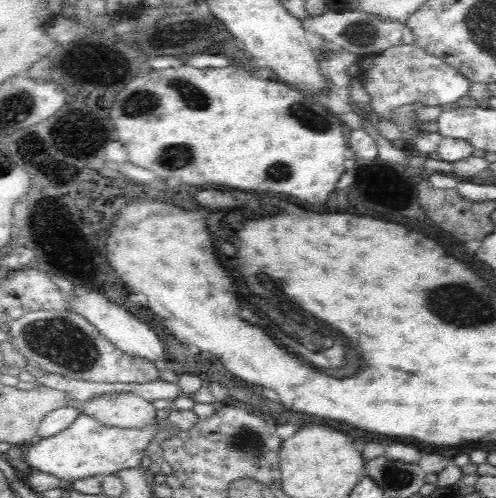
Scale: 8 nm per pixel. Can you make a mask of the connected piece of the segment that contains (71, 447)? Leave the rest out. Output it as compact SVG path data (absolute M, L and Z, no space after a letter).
M78 416L68 428L37 444L27 445L22 456L24 469L33 469L60 480L74 482L98 475L115 475L119 470L138 467L145 456L145 448L157 436L157 423L141 429L116 428L100 424L92 416Z

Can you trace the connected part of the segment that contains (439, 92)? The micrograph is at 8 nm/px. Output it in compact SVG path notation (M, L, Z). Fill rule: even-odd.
M398 44L376 54L362 54L357 58L358 76L371 103L369 111L374 120L386 118L398 106L420 102L423 106L444 108L468 95L470 80L440 57L428 54L419 46Z

